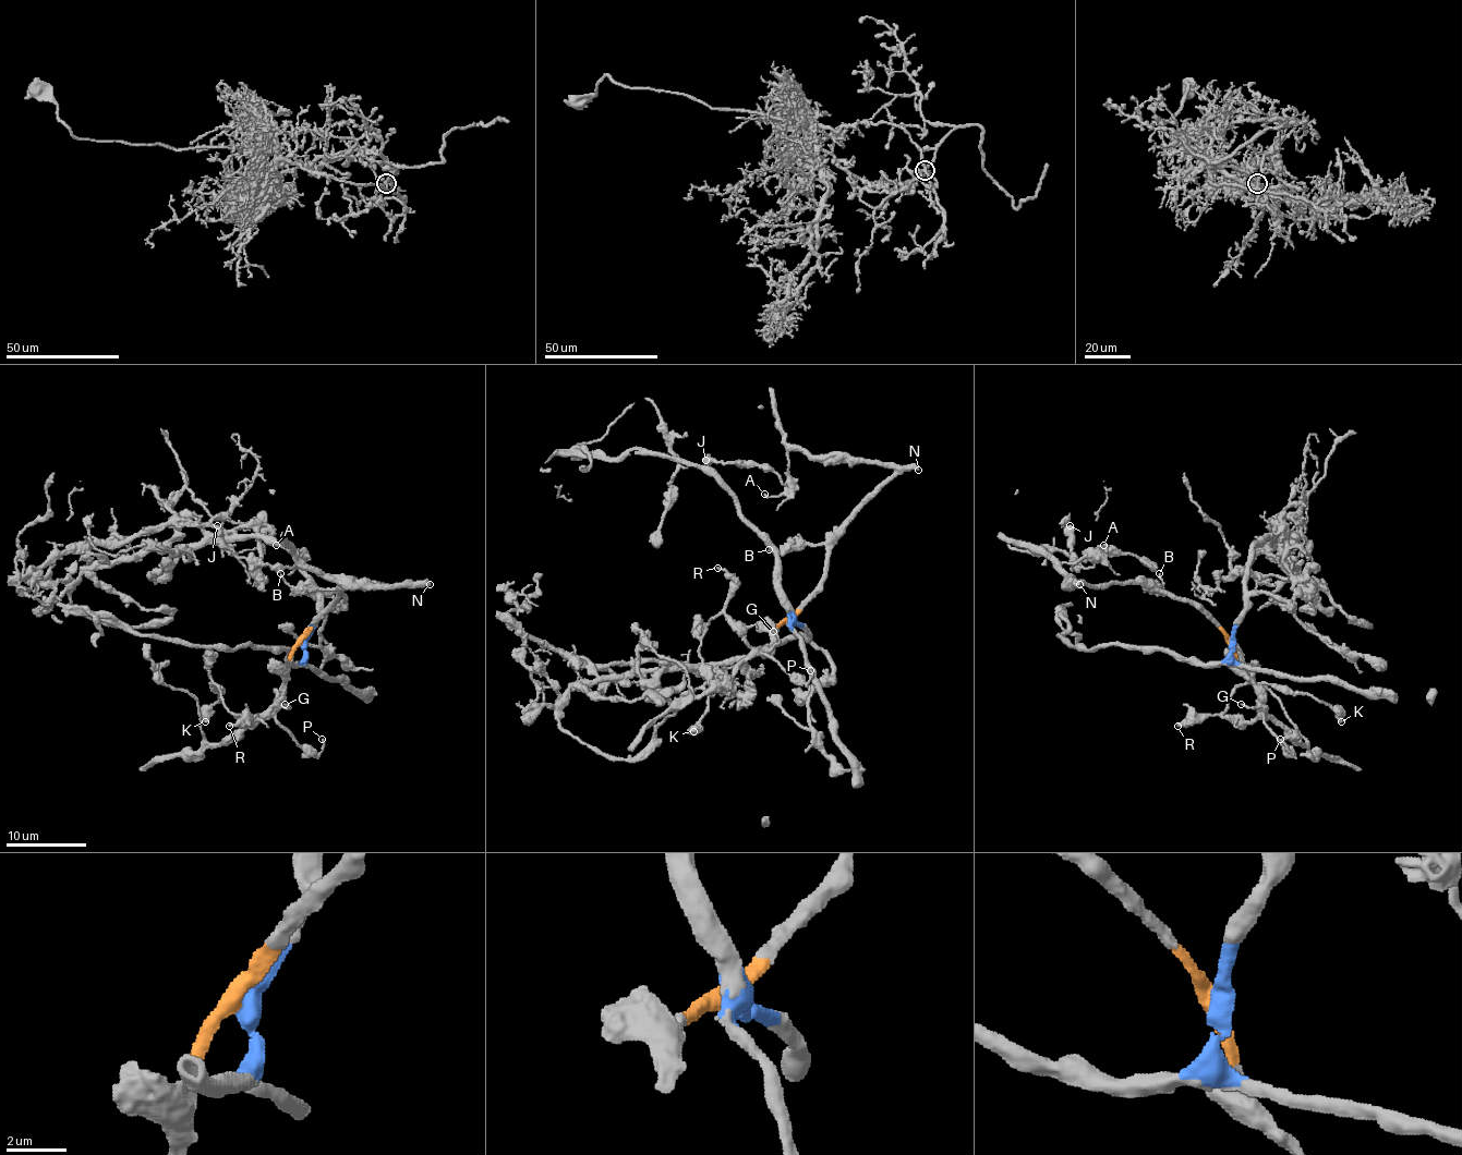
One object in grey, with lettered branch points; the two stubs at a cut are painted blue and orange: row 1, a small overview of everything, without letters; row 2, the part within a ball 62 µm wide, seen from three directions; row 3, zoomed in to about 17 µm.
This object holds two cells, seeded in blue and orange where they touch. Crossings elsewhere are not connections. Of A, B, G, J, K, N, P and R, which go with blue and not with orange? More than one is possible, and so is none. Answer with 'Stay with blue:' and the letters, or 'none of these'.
Stay with blue: none of these

